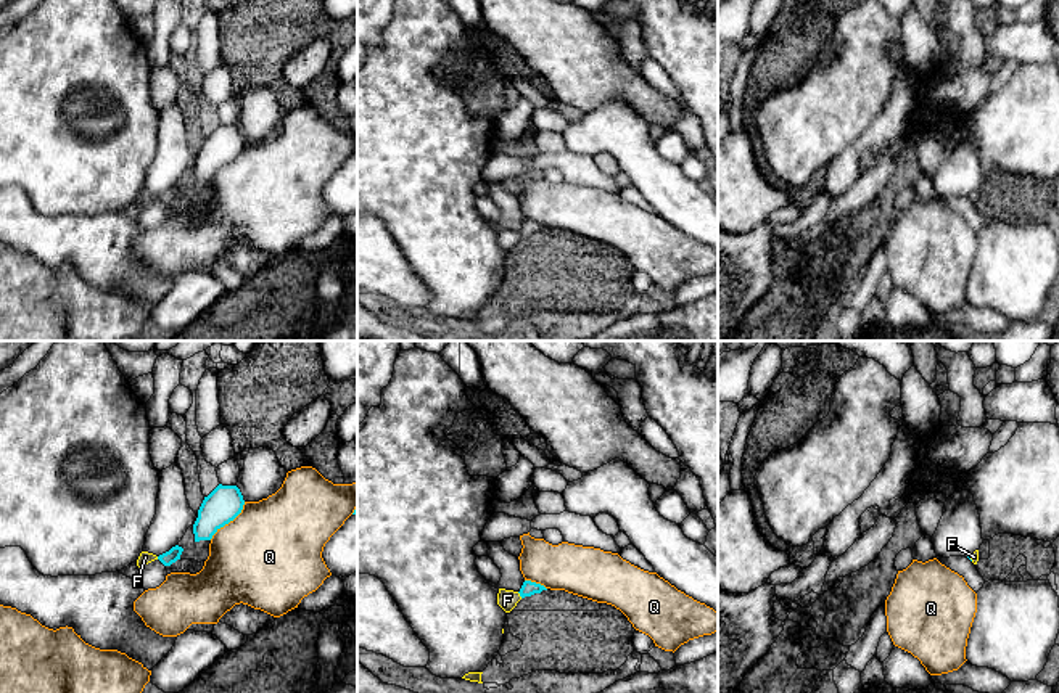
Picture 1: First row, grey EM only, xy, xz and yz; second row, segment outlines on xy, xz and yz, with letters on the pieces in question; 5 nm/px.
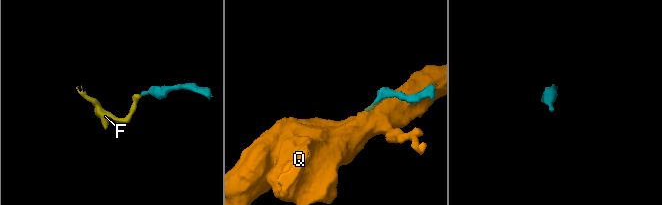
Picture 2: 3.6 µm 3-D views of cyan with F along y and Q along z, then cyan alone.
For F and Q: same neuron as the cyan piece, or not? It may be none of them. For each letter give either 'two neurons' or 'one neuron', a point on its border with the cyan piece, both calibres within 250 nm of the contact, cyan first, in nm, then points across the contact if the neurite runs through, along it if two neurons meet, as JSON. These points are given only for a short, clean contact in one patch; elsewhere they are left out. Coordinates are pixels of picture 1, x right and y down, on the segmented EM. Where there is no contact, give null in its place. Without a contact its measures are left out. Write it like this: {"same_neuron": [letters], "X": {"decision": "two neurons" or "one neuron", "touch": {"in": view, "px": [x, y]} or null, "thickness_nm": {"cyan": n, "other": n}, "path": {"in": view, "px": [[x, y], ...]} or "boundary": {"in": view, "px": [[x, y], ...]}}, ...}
{"same_neuron": ["F"], "F": {"decision": "one neuron", "touch": {"in": "xz", "px": [520, 595]}, "thickness_nm": {"cyan": 70, "other": 100}, "path": {"in": "xz", "px": [[528, 587], [520, 595], [507, 600]]}}, "Q": {"decision": "two neurons", "touch": {"in": "xy", "px": [229, 521]}, "thickness_nm": {"cyan": 180, "other": 480}}}

